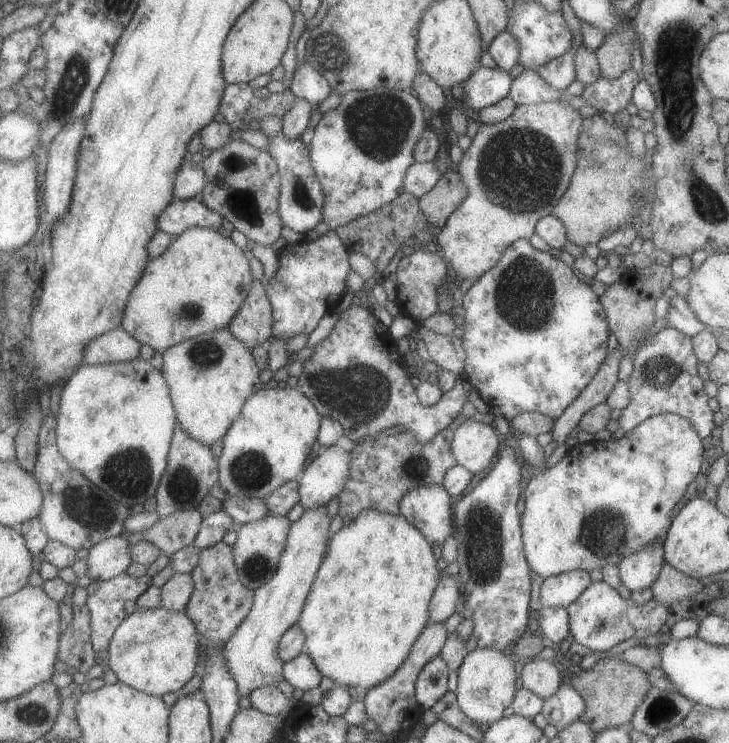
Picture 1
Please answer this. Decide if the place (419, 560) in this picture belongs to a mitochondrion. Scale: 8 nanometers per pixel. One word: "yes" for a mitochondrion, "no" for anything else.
no

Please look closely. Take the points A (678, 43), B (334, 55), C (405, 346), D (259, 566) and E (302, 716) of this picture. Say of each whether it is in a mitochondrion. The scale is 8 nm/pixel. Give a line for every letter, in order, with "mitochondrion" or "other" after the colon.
A: mitochondrion
B: mitochondrion
C: other
D: mitochondrion
E: other

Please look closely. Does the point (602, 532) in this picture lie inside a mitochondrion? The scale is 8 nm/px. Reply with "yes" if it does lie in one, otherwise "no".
yes

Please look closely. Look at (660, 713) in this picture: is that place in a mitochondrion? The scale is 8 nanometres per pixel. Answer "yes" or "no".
yes

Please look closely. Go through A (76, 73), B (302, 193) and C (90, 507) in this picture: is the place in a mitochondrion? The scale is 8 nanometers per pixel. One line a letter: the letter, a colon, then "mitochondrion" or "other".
A: mitochondrion
B: mitochondrion
C: mitochondrion

